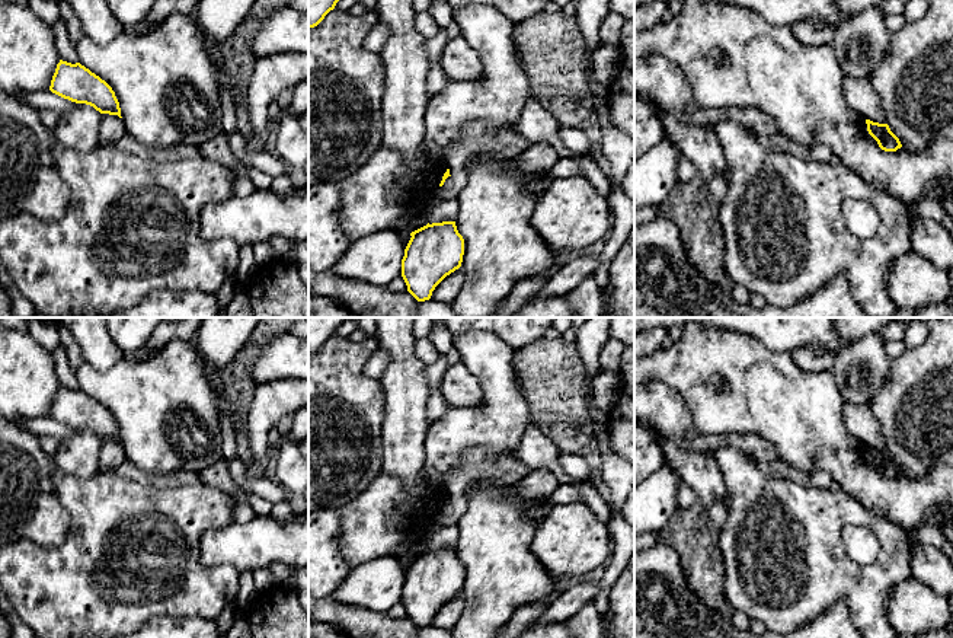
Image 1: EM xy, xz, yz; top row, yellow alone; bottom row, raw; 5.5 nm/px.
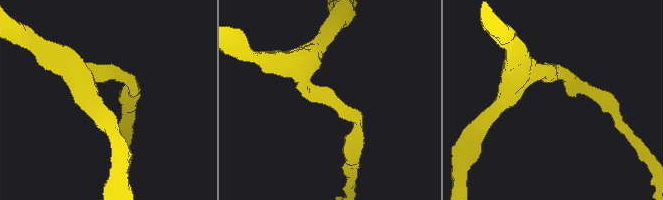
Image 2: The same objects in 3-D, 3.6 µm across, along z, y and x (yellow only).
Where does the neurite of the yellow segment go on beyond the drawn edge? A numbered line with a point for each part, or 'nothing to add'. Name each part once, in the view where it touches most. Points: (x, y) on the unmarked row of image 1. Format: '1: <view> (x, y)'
nothing to add

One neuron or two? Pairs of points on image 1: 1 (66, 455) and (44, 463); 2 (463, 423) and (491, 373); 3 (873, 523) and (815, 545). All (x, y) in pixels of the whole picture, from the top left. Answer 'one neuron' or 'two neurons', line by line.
1: two neurons
2: one neuron
3: one neuron

